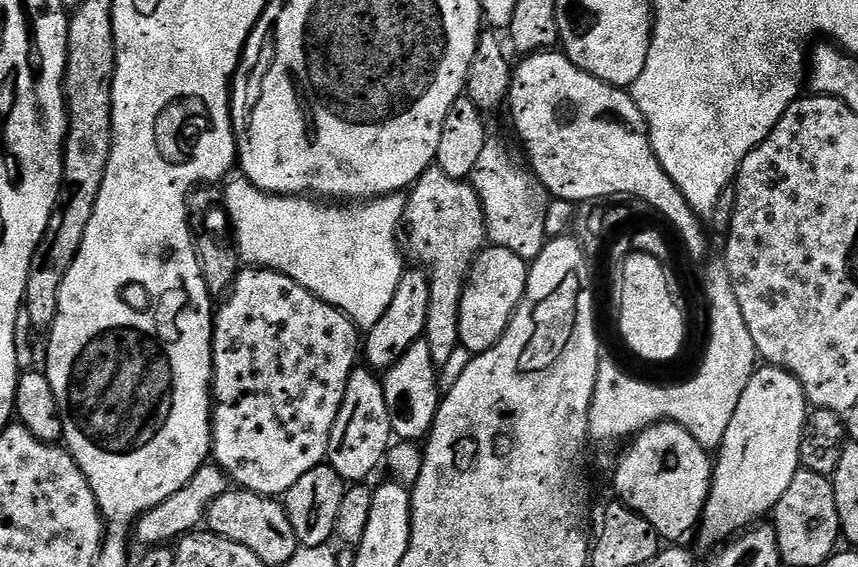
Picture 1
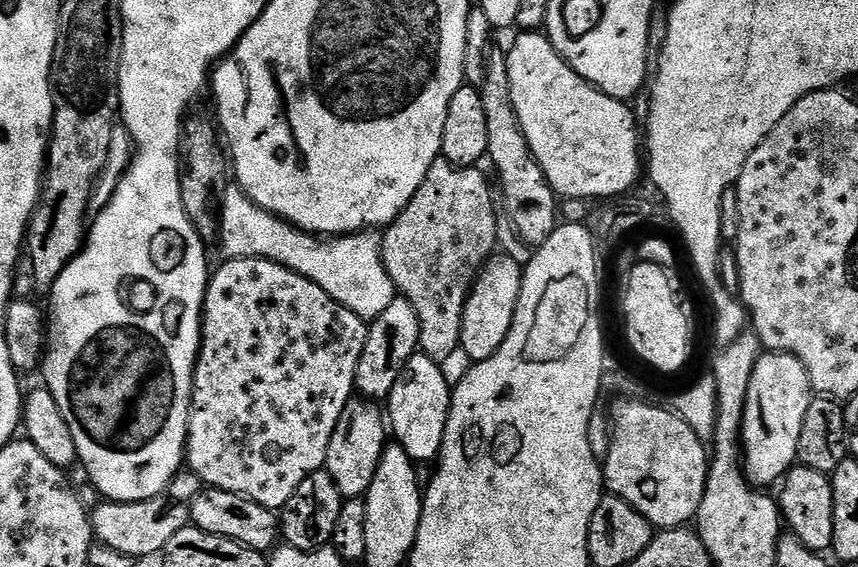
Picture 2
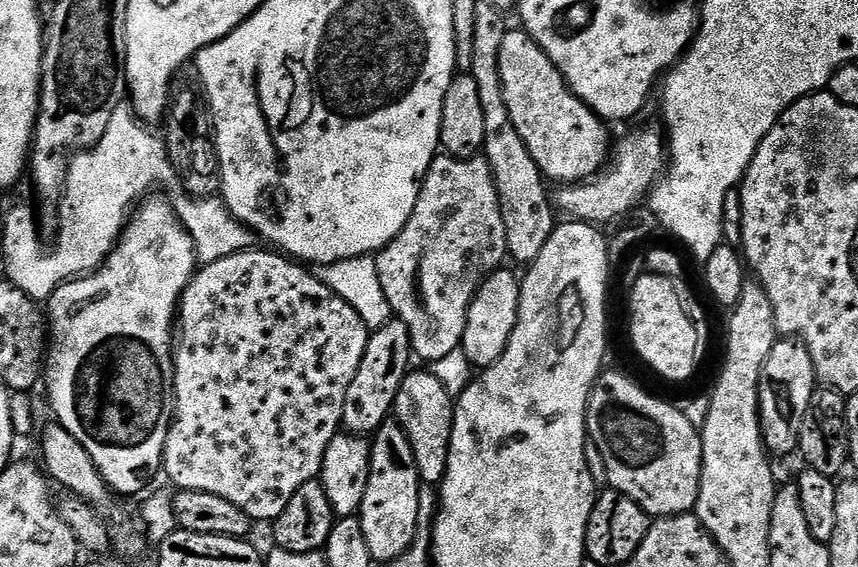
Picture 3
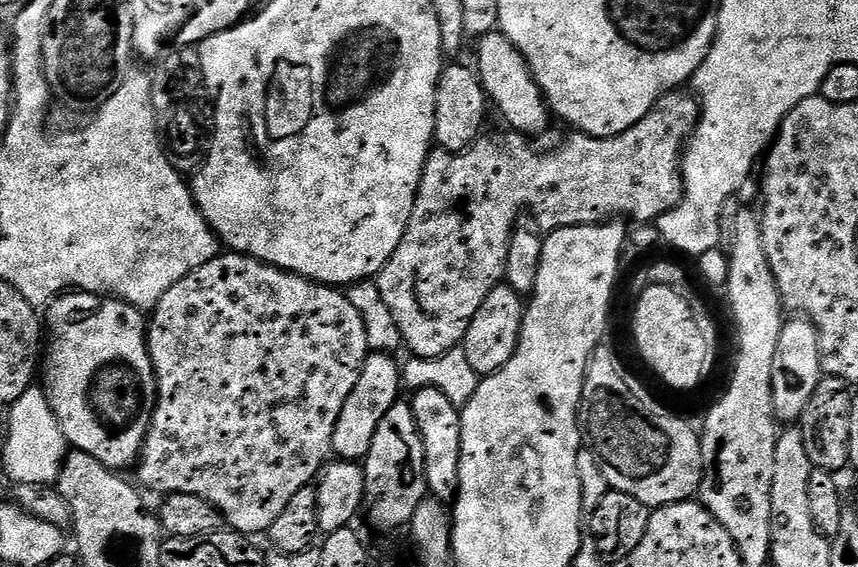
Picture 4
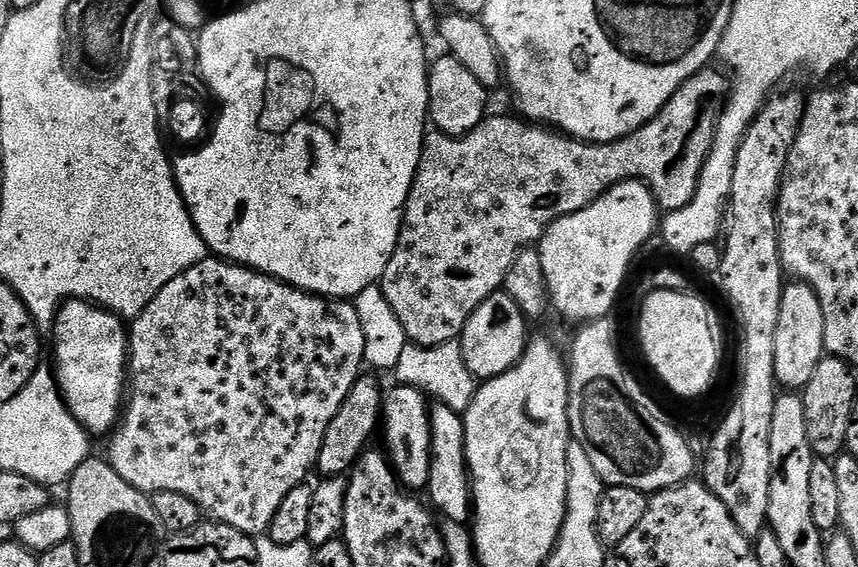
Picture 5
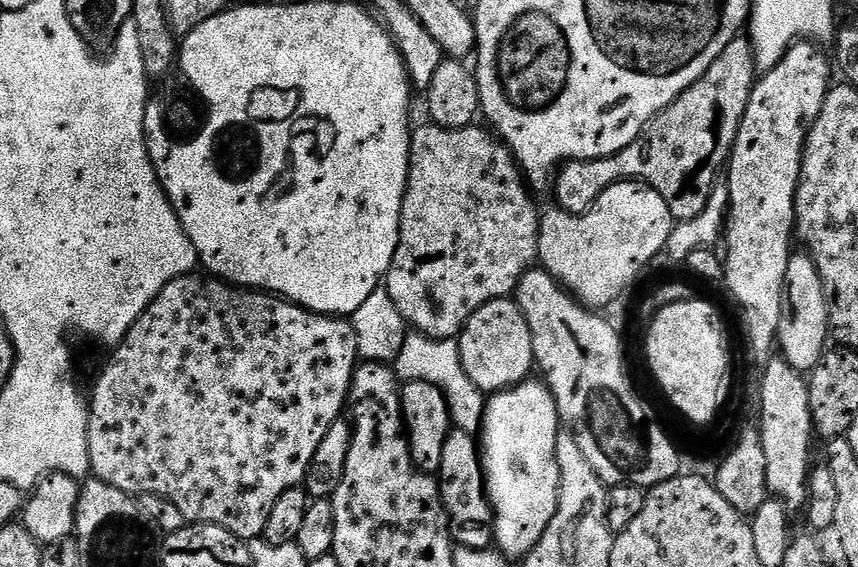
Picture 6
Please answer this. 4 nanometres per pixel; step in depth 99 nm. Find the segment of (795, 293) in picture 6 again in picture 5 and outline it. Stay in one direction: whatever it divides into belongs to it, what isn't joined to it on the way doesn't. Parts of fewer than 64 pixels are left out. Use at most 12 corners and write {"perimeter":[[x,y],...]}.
{"perimeter":[[788,282],[774,330],[784,390],[814,378],[824,350],[822,302]]}

